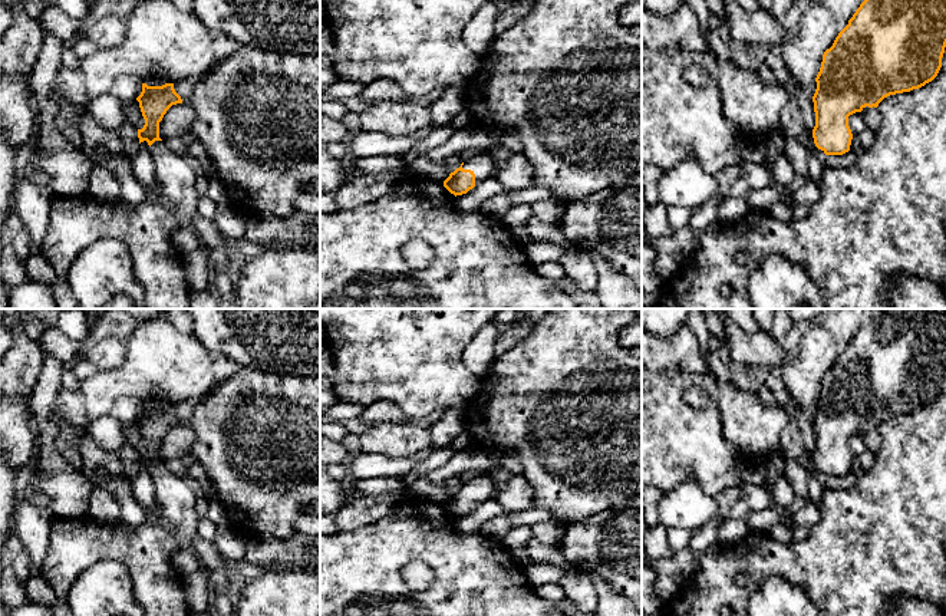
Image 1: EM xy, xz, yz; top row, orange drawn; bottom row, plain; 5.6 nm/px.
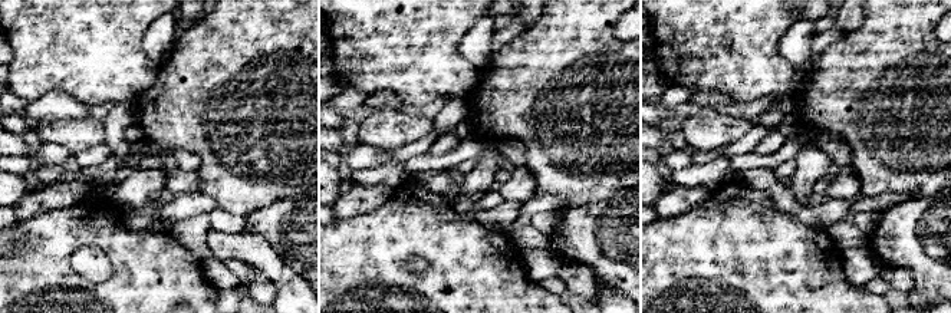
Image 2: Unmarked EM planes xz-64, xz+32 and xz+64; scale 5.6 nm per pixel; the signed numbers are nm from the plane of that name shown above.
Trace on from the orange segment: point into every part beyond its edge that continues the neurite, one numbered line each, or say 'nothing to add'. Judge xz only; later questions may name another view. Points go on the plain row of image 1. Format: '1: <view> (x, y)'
1: xz (483, 487)

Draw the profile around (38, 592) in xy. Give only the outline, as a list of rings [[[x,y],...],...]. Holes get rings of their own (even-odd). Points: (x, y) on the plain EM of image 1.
[[[40,573],[32,574],[26,583],[26,596],[32,605],[53,606],[56,596]]]

